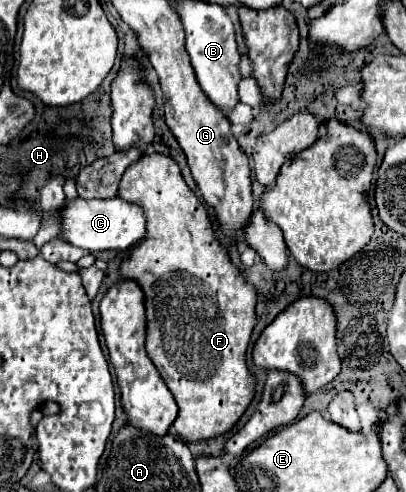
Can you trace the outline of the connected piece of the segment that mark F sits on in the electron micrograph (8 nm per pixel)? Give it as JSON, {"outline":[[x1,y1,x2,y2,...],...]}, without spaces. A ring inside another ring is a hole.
{"outline":[[153,153,153,155,145,155,143,159,139,159,137,163,133,163,131,167,127,167,121,185,119,185,119,197,139,203,141,207,145,207,145,215,147,215,147,239,143,239,143,243,139,243,139,247,133,247,131,253,125,257,125,261,121,263,121,277,131,277,135,279,141,289,145,291,145,305,147,305,147,353,151,357,151,361,155,363,155,367,159,369,159,373,165,377,167,387,171,389,173,397,177,399,179,405,179,415,173,423,175,431,179,437,183,437,185,441,203,441,203,439,211,439,217,435,223,435,227,431,231,431,231,427,241,419,241,415,247,411,253,395,255,395,255,375,249,371,247,367,247,347,249,347,249,339,251,339,251,331,255,327,255,303,257,303,257,293,255,287,241,275,239,267,235,267,229,259,229,253,225,251,225,247,217,241,215,233,213,233,213,225,209,219,209,213,205,209,205,205,201,205,201,201,197,199,197,195,187,187,185,179,181,177,181,171,177,167,177,163,171,157]]}

